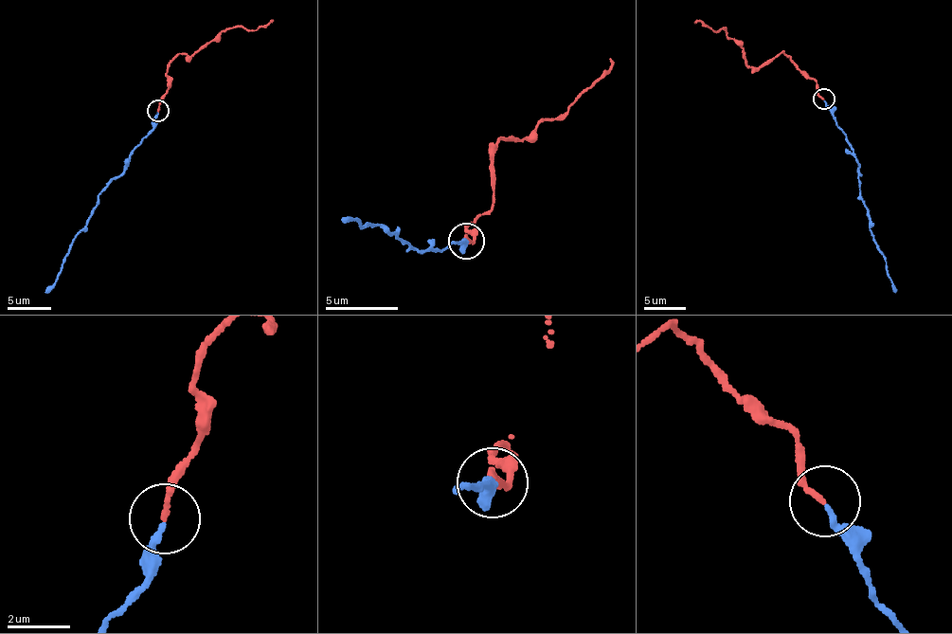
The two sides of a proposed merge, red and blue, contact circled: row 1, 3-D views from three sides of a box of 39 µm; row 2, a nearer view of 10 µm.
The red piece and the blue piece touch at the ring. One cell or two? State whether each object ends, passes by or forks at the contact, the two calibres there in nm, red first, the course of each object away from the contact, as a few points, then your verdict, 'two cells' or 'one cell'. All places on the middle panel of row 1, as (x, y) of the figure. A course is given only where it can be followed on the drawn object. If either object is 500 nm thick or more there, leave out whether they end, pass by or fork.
red ends | blue ends | 160/180 nm | red via (465, 241), (475, 241), (467, 224), (491, 207), (493, 147), (552, 122), (608, 69), (609, 58) | blue via (465, 239), (424, 250), (398, 239), (400, 232), (386, 232), (382, 224), (362, 227), (357, 218), (342, 220) | one cell

